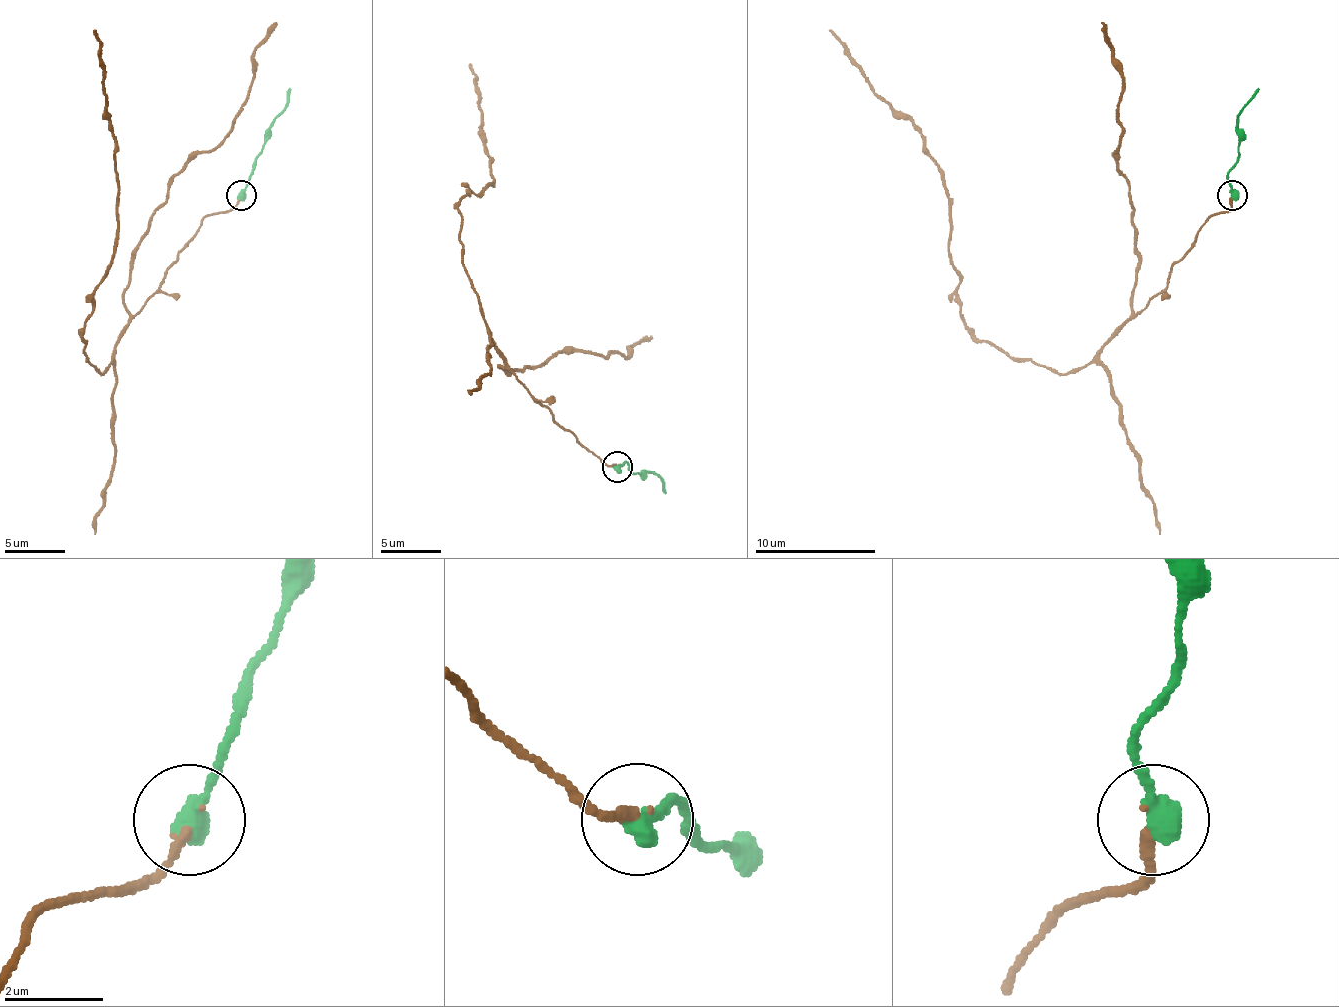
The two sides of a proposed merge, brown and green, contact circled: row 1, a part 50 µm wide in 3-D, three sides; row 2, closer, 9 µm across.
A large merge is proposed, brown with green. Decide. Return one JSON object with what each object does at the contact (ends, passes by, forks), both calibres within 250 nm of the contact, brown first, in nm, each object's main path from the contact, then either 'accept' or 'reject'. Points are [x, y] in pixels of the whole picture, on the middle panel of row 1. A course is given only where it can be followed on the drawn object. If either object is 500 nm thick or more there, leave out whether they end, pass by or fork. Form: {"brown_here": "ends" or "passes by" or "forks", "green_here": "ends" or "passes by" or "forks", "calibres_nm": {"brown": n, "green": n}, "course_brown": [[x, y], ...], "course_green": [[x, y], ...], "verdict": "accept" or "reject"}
{"calibres_nm": {"brown": 180, "green": 500}, "course_brown": [[617, 466], [602, 463], [539, 402], [481, 318], [463, 263], [457, 209], [469, 191], [494, 185], [469, 64]], "course_green": [[617, 466], [626, 463], [632, 472], [651, 472], [666, 493]], "verdict": "accept"}

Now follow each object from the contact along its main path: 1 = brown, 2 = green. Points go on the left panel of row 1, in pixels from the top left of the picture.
1: (242, 197), (203, 221), (103, 372), (88, 360), (82, 336), (115, 251), (118, 194), (94, 31)
2: (242, 194), (290, 88)

